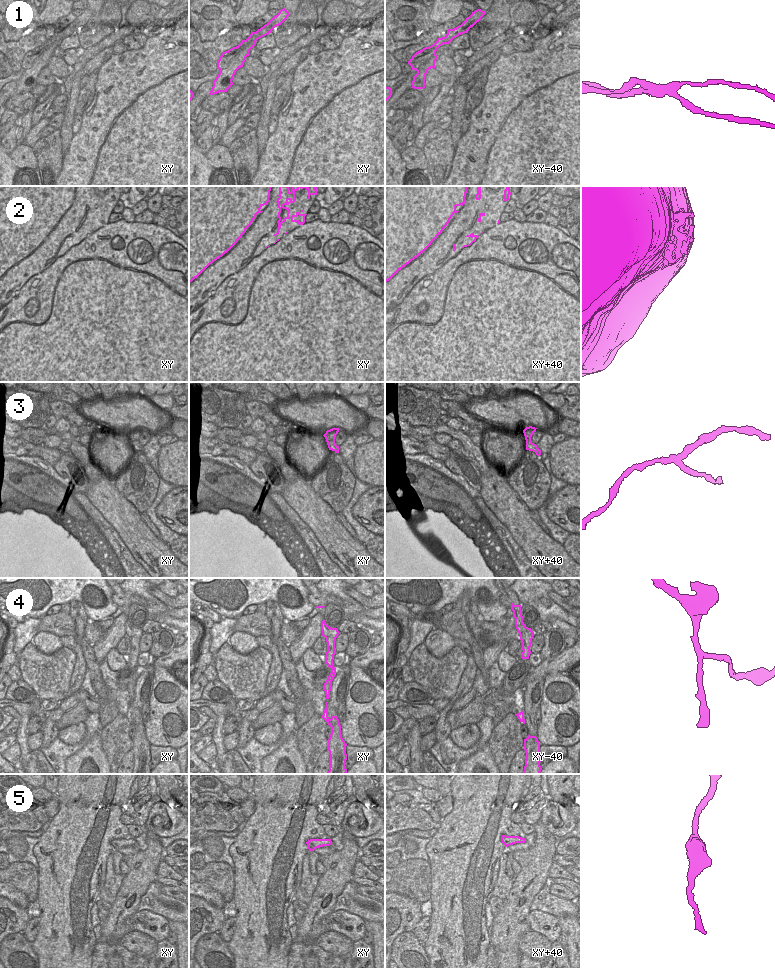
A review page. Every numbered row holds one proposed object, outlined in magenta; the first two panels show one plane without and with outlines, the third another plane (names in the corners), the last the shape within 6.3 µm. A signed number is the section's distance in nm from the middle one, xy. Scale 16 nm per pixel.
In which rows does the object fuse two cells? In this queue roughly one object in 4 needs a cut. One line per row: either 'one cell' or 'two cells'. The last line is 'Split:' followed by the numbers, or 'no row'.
1: two cells
2: one cell
3: two cells
4: two cells
5: one cell
Split: 1, 3, 4

